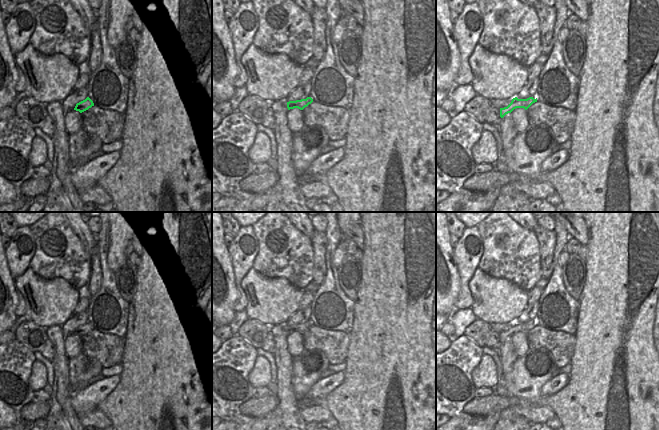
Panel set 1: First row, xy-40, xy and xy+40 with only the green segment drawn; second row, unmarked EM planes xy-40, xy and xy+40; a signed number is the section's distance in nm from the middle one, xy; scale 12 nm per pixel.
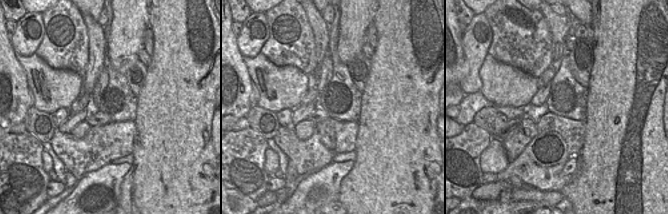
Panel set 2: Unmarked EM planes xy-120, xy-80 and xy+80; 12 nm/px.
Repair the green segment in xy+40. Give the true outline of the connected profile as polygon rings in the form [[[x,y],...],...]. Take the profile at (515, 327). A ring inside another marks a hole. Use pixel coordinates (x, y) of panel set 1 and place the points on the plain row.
[[[529,321],[527,323],[513,322],[511,327],[504,332],[500,332],[500,341],[503,342],[506,338],[511,337],[516,332],[524,332],[527,334],[533,327],[537,326],[537,322]]]

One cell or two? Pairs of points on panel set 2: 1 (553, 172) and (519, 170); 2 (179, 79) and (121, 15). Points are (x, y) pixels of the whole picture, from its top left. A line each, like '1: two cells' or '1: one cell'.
1: one cell
2: two cells

